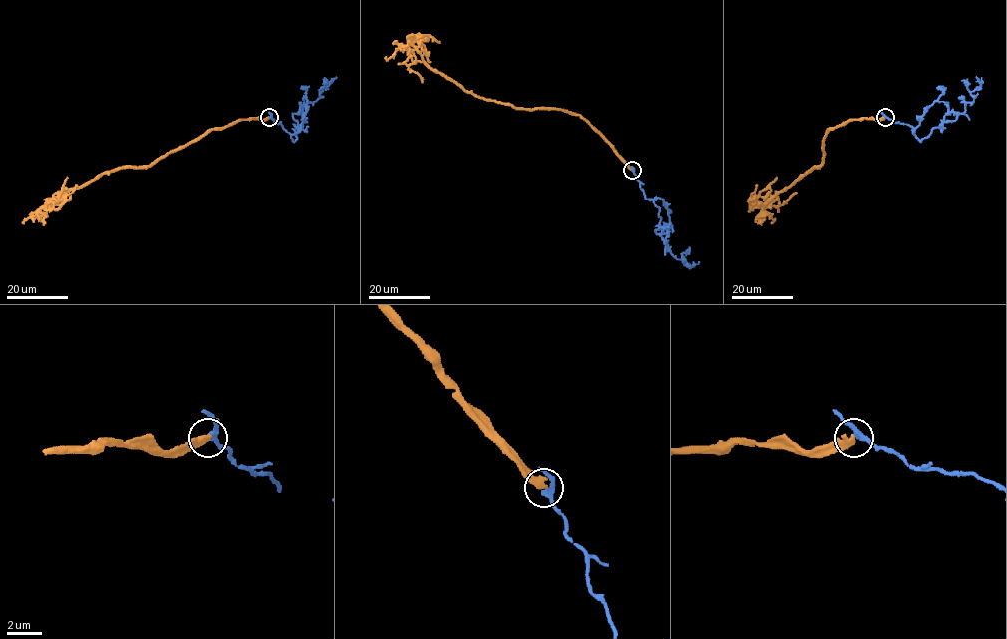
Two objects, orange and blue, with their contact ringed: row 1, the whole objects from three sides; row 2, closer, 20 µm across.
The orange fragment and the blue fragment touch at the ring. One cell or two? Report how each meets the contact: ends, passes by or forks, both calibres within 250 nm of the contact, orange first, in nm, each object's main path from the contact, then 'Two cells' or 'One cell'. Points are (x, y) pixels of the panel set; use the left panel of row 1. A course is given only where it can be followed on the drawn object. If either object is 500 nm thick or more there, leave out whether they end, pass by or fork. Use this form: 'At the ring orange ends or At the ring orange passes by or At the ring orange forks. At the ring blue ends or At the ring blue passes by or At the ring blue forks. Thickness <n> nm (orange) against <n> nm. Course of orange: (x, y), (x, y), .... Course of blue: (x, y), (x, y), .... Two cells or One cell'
At the ring orange ends. At the ring blue passes by. Thickness 400 nm (orange) against 280 nm. Course of orange: (269, 117), (239, 119), (210, 129), (147, 166), (103, 172), (43, 206), (60, 192). Course of blue: (269, 117), (282, 125), (294, 141), (297, 127), (304, 122), (303, 107), (316, 100), (322, 89), (336, 77). Two cells

